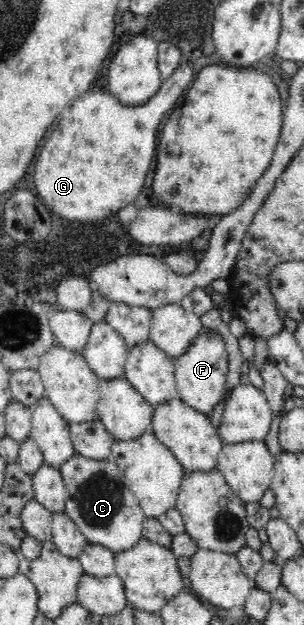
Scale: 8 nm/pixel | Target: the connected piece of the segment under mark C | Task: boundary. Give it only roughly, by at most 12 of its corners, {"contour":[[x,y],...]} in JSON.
{"contour":[[77,453],[59,468],[64,513],[114,554],[147,517],[111,458]]}

